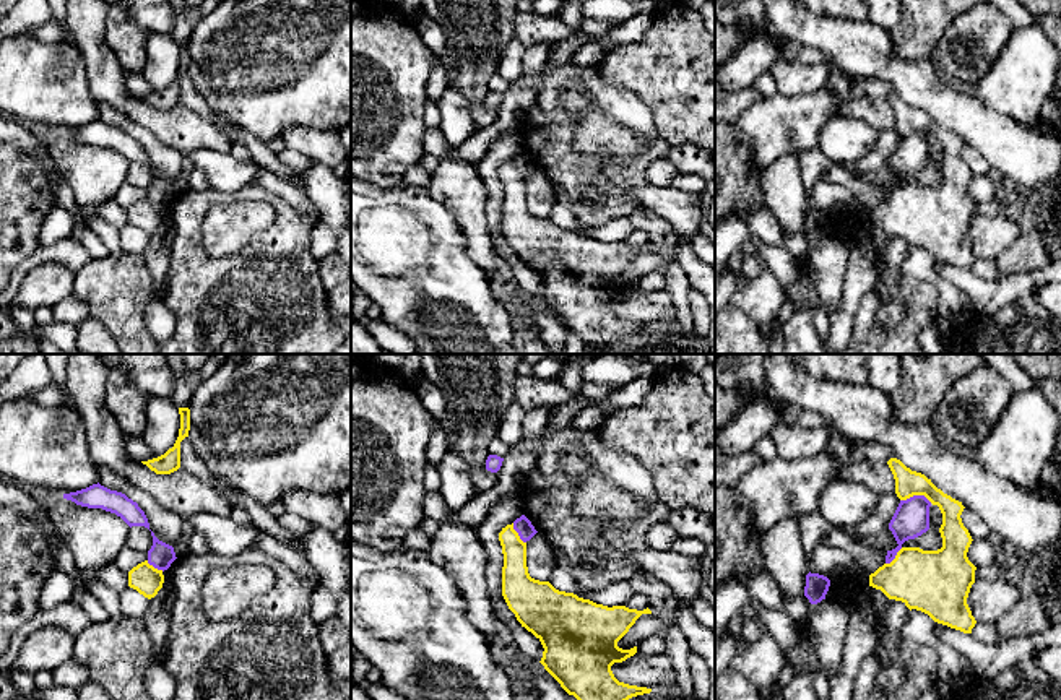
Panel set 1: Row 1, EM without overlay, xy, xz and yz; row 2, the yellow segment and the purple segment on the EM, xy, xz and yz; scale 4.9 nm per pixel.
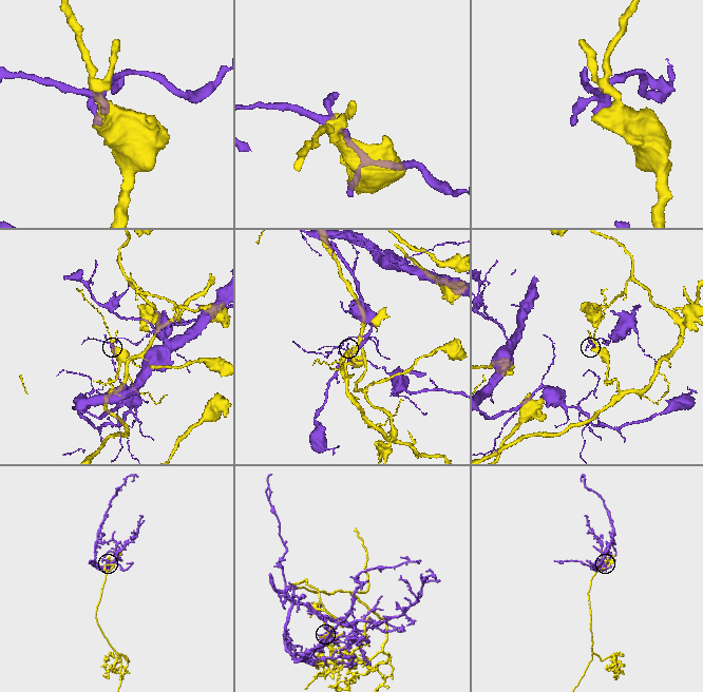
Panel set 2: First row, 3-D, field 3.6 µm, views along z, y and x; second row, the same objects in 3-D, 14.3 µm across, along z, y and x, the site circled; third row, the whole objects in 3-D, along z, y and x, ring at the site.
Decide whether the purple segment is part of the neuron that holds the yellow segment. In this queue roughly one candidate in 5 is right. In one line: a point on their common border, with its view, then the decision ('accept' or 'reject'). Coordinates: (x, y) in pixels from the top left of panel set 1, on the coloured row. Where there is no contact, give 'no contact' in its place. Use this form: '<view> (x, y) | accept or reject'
yz (917, 494) | reject

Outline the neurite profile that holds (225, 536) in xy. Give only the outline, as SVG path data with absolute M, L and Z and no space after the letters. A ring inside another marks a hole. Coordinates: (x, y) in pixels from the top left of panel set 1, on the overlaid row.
M195 513L184 518L201 533L211 552L224 557L234 557L252 549L258 528L255 525L236 523L231 516L216 516L211 513Z

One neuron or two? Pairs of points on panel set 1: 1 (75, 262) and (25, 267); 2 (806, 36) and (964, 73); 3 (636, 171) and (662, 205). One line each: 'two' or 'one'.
1: one
2: two
3: two

